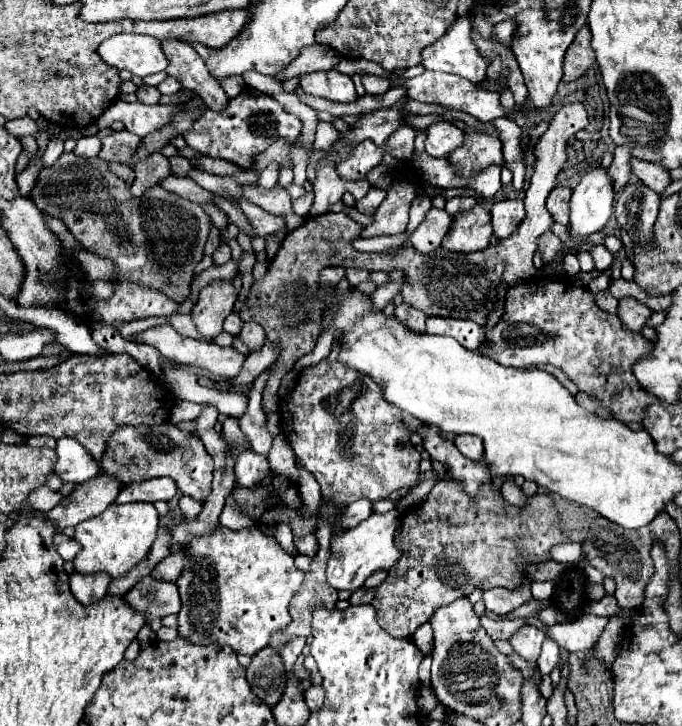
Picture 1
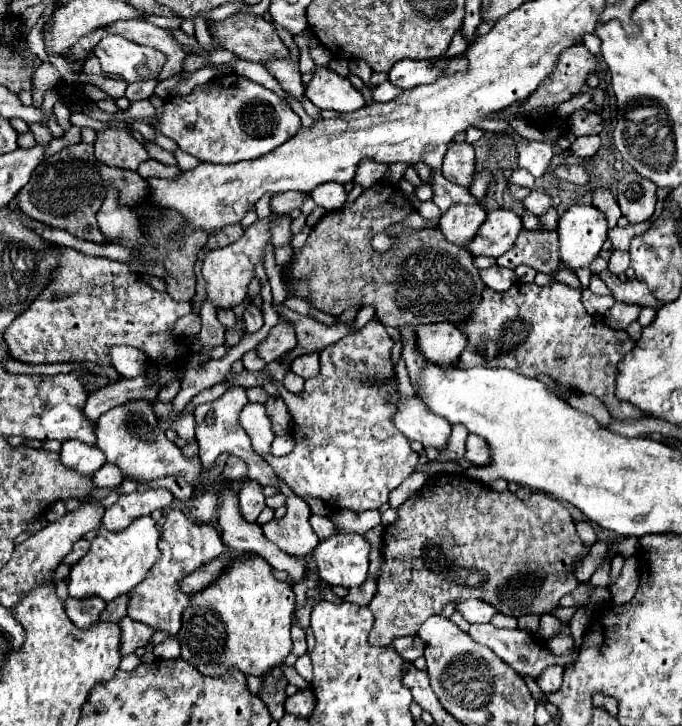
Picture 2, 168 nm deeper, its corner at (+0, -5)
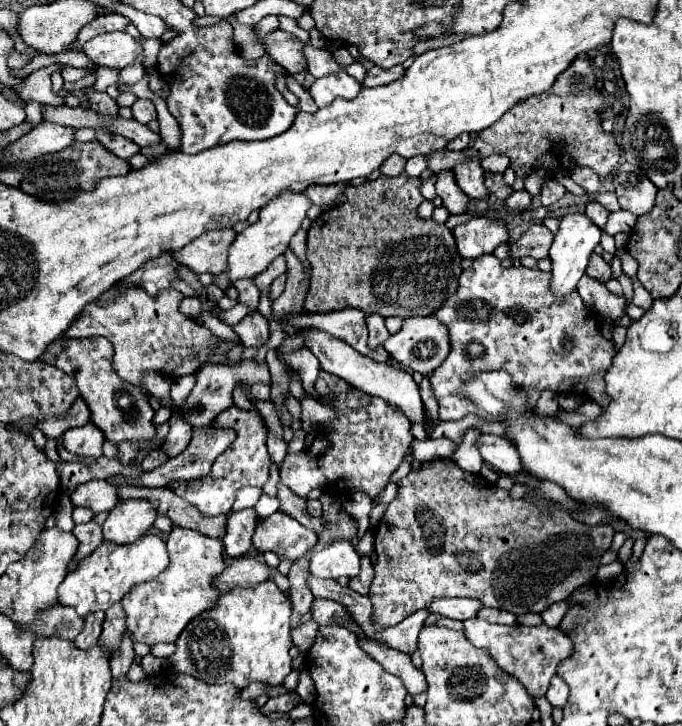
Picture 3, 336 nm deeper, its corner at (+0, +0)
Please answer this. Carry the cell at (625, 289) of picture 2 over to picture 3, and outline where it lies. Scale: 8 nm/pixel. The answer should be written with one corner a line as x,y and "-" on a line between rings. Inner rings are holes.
593,253
593,259
589,259
589,267
585,271
589,277
605,283
609,279
613,279
613,273
611,273
611,265
597,253

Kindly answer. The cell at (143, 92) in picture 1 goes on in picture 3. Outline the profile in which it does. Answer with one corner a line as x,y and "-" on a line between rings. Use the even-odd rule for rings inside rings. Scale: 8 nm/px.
137,99
133,105
131,105
131,111
133,111
133,117
139,121
139,123
149,123
153,119
157,119
157,111
155,111
155,105
153,101
149,99

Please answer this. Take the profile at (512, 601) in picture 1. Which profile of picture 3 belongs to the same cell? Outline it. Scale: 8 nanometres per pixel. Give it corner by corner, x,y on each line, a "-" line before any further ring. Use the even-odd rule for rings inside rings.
455,597
455,599
437,599
433,601
427,609
451,619
459,619
459,621
467,621
471,617
477,617
477,611
483,605
477,599
469,599
469,597

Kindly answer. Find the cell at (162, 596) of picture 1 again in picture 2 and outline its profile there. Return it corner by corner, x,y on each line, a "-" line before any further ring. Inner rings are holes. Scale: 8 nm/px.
125,616
125,622
121,620
119,628
121,628
121,646
119,646
121,656
135,652
139,646
147,646
147,642
153,636
153,628
145,626
141,622
133,622
133,620
129,620
129,616

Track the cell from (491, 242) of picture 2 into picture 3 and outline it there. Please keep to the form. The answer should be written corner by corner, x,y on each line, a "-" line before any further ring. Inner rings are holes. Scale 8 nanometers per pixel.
471,217
467,223
453,229
457,249
461,257
477,259
485,253
493,253
499,245
509,243
509,227
501,219

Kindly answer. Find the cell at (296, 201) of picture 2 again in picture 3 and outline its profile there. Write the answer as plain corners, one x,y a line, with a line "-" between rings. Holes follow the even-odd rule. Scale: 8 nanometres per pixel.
311,185
303,193
305,193
305,197
309,197
311,203
319,205
323,212
335,205
335,201
343,193
343,189
345,189
345,185

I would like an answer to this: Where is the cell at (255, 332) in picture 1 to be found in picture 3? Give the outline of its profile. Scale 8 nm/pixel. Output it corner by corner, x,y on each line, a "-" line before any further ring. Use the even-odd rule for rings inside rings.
241,281
241,283
235,283
235,287
239,291
239,303
243,303
251,311
255,311
257,305
259,305
259,289
257,289
257,285
253,281

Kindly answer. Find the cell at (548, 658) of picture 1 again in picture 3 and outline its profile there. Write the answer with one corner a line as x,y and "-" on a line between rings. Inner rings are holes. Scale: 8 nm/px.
555,675
551,679
551,685
549,685
549,691
547,691
547,699
553,707
563,707
567,703
567,695
569,695
569,689
567,685
563,683
563,679
559,675

